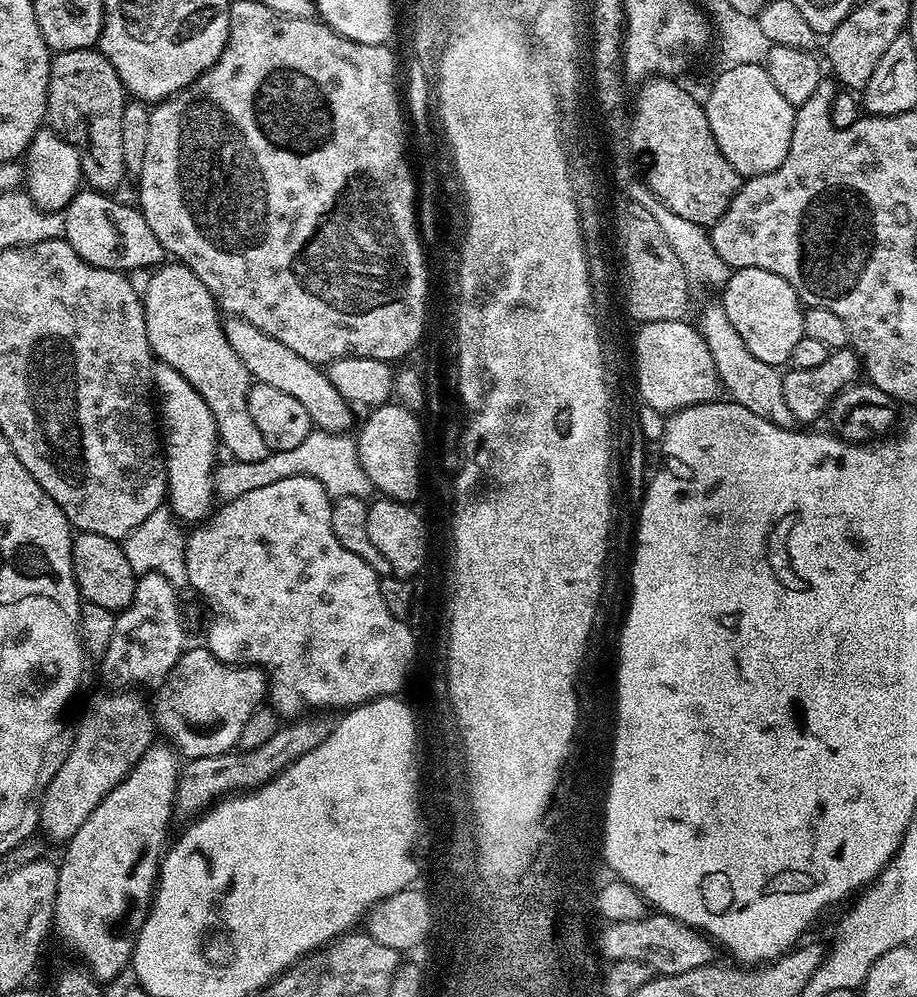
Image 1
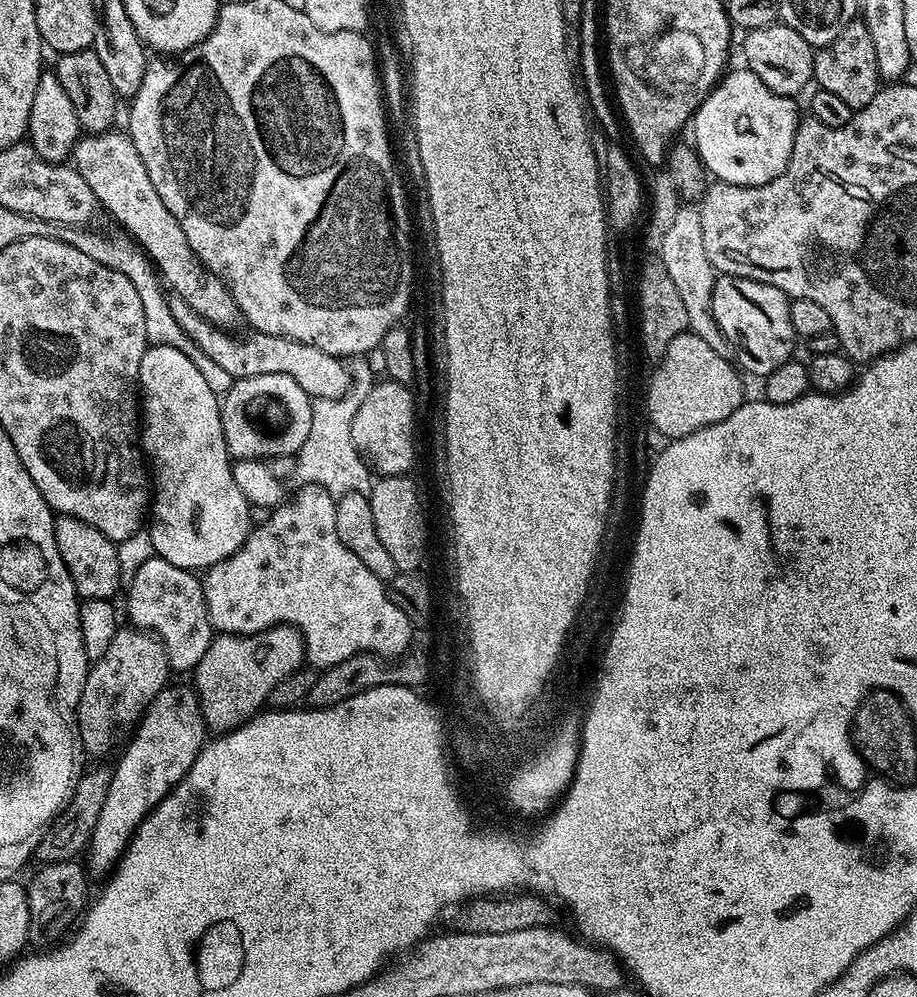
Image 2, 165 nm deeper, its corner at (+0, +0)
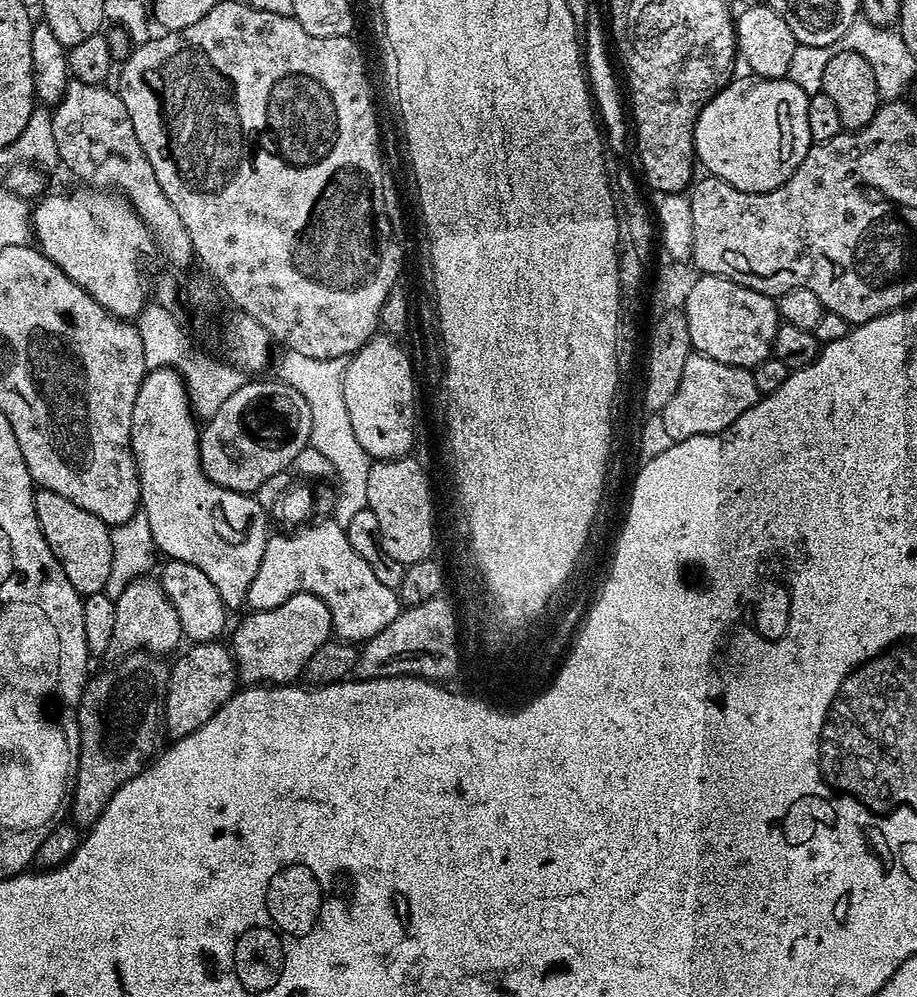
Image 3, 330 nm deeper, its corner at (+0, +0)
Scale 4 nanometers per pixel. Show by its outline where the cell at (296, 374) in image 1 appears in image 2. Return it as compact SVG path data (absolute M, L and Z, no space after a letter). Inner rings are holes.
M116 131L81 135L70 157L76 172L82 174L86 186L94 190L97 205L103 211L105 208L129 232L125 233L143 248L171 295L182 298L194 314L206 318L206 322L215 328L235 329L236 320L241 319L238 302L234 302L222 278L218 278L218 274L211 272L202 258L194 254L182 226L178 226L178 218L174 218L174 214L166 210L162 198L158 198L158 190L154 190L154 182L150 182L146 162L142 162L142 154L138 154L131 136L127 131Z

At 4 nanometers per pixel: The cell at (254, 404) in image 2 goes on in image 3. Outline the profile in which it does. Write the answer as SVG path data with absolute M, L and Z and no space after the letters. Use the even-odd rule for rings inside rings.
M264 378L253 379L256 380L253 384L252 381L245 382L241 388L234 390L234 394L230 394L230 398L226 398L226 402L222 402L222 406L218 406L218 410L203 425L200 433L200 461L202 462L202 470L218 486L229 488L235 492L255 494L268 478L273 478L274 474L291 469L298 452L307 447L312 439L312 419L310 418L310 406L306 406L306 398L302 398L302 394L298 394L298 390L280 383L275 378L269 378L269 380L260 379Z

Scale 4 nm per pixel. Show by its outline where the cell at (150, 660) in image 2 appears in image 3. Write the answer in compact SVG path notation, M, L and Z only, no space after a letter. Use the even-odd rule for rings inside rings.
M145 578L130 582L115 602L114 635L110 638L109 657L123 658L132 652L175 653L181 647L180 640L183 641L185 635L178 622L178 612L174 610L170 598L166 598L159 579Z

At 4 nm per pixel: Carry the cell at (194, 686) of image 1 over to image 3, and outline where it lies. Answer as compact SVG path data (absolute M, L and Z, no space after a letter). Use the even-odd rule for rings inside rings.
M296 592L286 602L282 602L282 606L261 612L252 610L247 614L249 616L233 630L230 647L239 679L248 686L279 686L299 681L304 676L304 667L306 662L310 662L314 650L318 650L318 646L322 646L333 635L332 619L326 602L309 592Z

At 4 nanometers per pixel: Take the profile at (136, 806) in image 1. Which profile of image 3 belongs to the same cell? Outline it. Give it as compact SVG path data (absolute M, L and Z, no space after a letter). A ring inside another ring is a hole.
M193 643L191 647L189 652L181 651L175 657L176 665L173 663L168 673L164 726L167 735L172 735L172 738L194 734L194 730L210 722L210 718L214 718L214 714L238 688L236 660L232 657L231 647L227 643Z

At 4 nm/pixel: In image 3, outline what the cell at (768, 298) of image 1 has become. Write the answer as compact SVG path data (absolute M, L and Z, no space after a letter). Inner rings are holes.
M697 275L692 282L689 297L683 306L686 327L690 329L690 342L693 349L706 358L714 358L723 364L753 369L772 355L772 343L778 326L782 323L776 311L776 300L758 290L727 280L725 276Z

